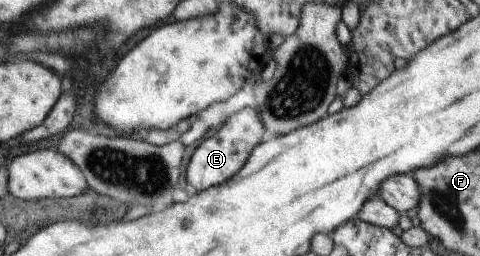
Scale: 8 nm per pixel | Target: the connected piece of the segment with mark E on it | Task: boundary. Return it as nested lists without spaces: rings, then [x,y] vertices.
[[[252,106],[245,107],[241,111],[233,113],[225,123],[215,131],[213,136],[207,137],[201,141],[201,145],[193,151],[193,155],[187,163],[187,184],[195,191],[203,191],[207,187],[215,187],[223,181],[227,181],[231,175],[235,175],[243,163],[247,161],[247,157],[251,155],[253,147],[261,142],[265,130],[263,123],[257,115],[257,111]]]

